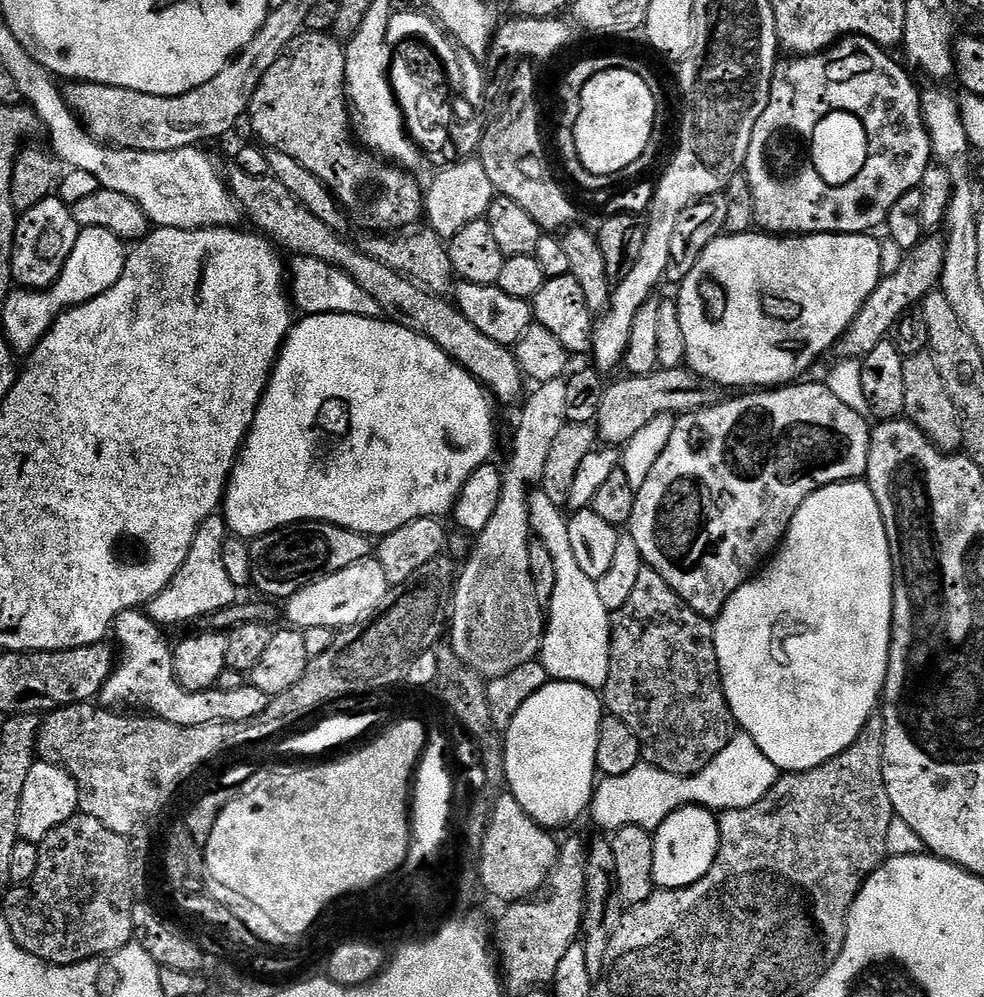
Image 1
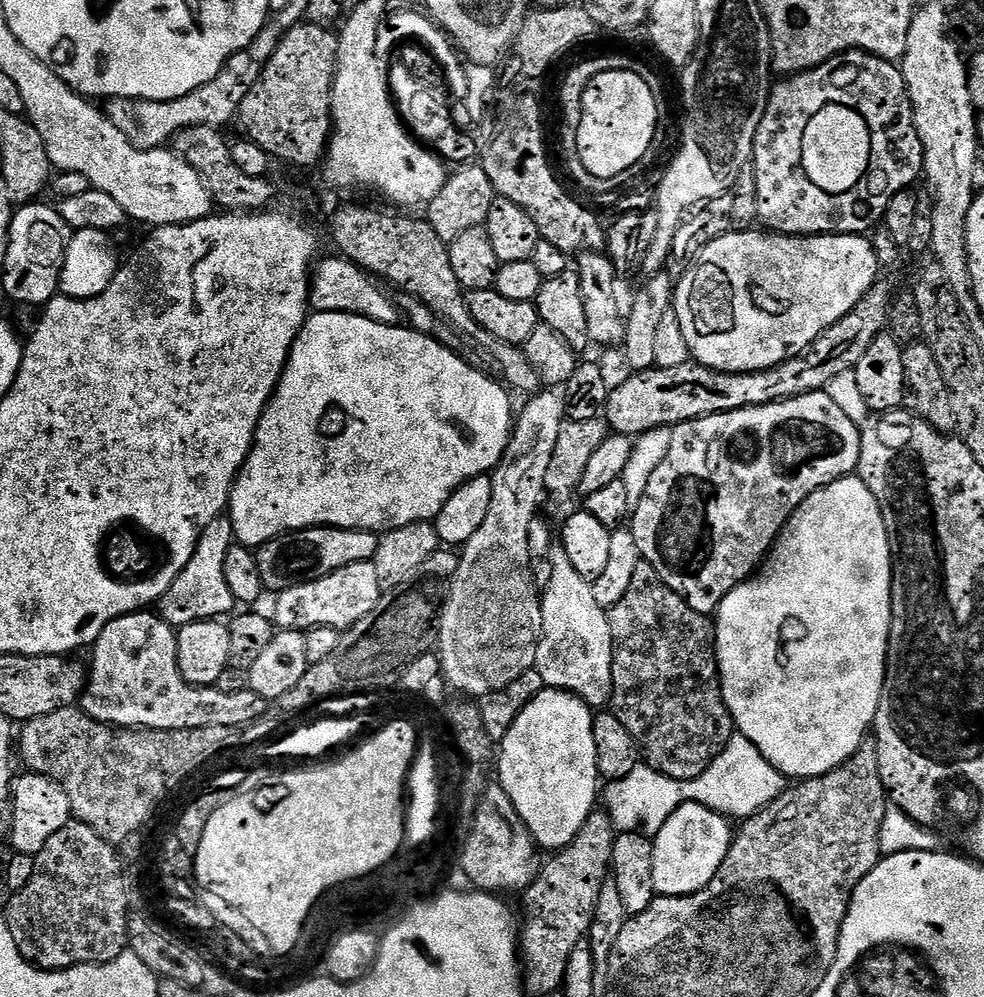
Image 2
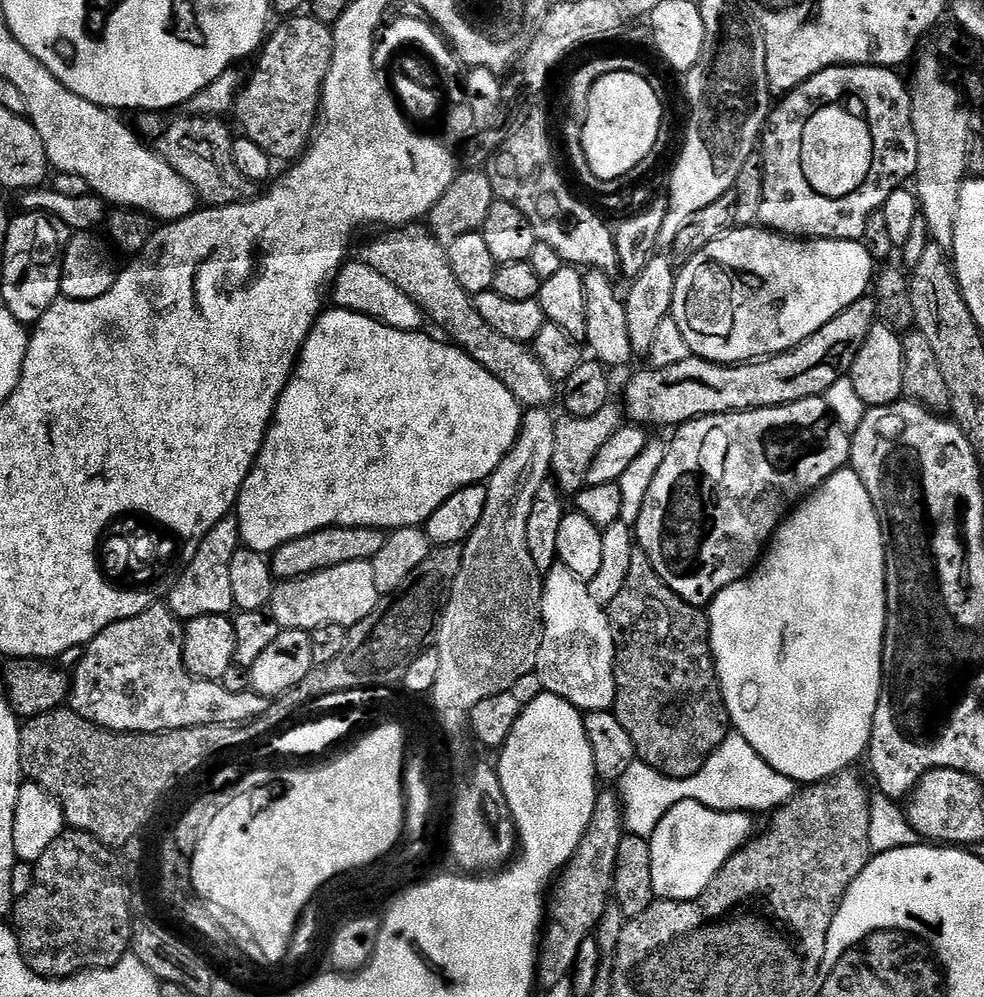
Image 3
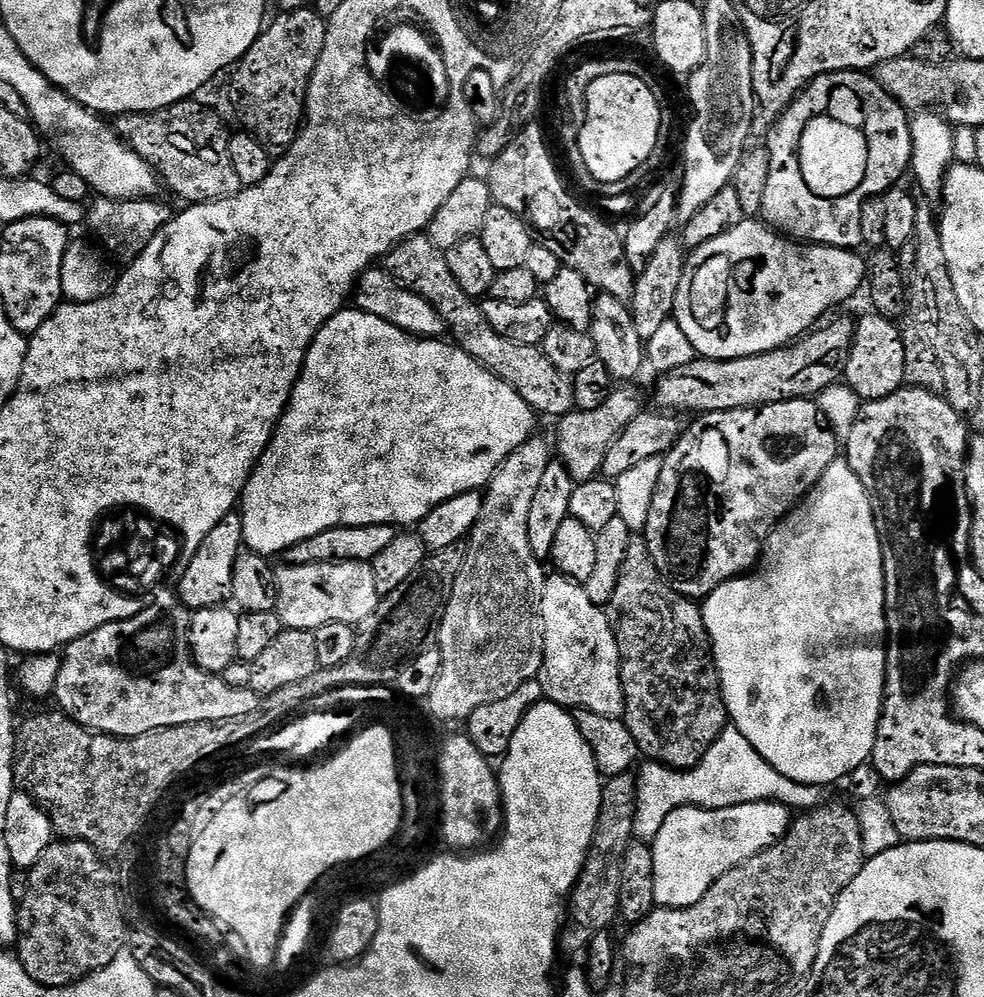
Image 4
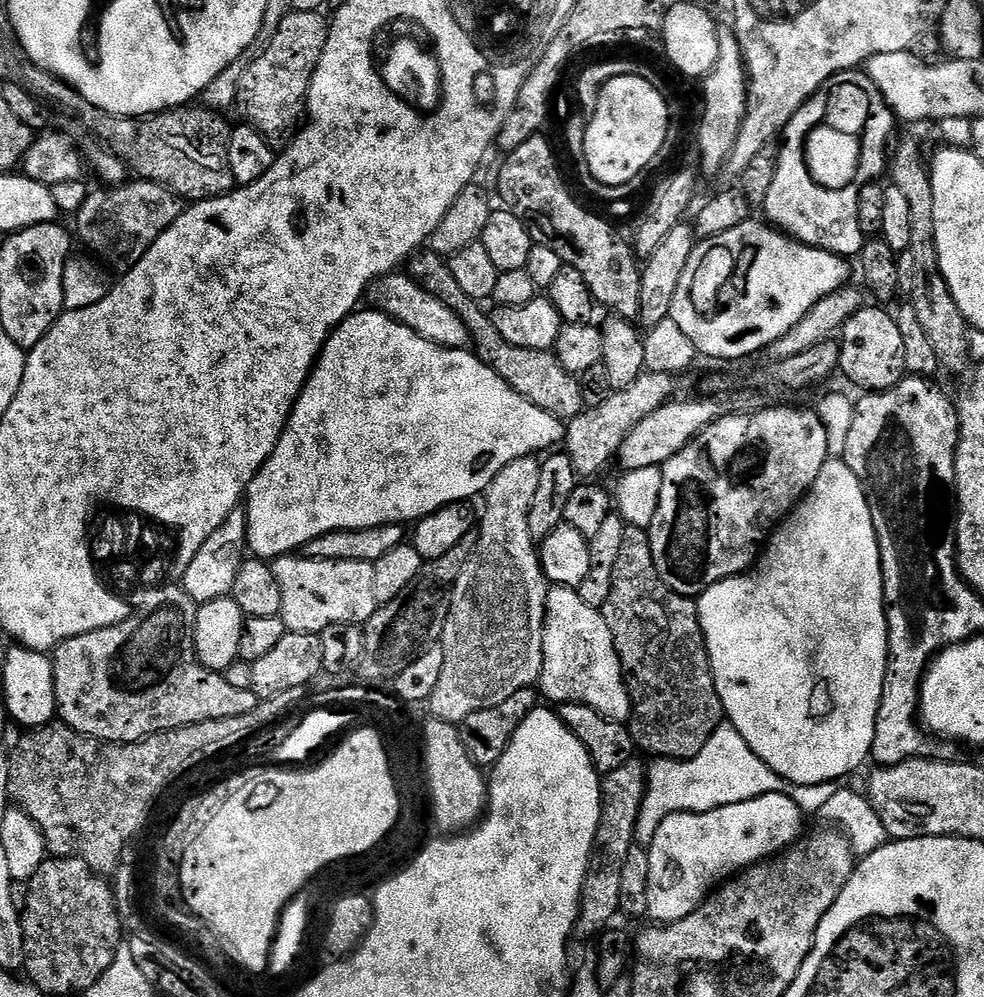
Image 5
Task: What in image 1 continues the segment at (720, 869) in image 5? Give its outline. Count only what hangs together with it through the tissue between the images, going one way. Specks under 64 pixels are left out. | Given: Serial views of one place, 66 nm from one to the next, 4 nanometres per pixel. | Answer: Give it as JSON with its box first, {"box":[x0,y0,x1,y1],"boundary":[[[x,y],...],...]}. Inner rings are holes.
{"box":[654,806,720,889],"boundary":[[[685,806],[671,812],[658,826],[654,842],[654,882],[657,889],[685,888],[702,878],[714,866],[720,845],[720,821],[709,809]]]}

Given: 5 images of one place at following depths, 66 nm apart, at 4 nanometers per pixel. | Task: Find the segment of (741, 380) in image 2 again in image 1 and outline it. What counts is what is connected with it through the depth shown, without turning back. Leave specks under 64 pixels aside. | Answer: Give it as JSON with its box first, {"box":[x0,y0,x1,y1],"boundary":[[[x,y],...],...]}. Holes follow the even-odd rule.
{"box":[594,234,944,446],"boundary":[[[928,234],[920,243],[904,253],[902,266],[894,274],[884,276],[880,285],[866,298],[864,308],[854,318],[854,322],[836,341],[834,356],[836,360],[860,360],[874,346],[885,343],[888,331],[902,318],[905,312],[913,311],[939,285],[942,266],[944,265],[944,240],[936,234]],[[687,366],[678,368],[666,368],[646,374],[645,376],[625,375],[624,380],[616,380],[609,383],[602,394],[601,406],[598,408],[594,427],[599,439],[608,446],[623,446],[646,426],[646,422],[658,418],[658,414],[683,414],[686,412],[697,412],[700,408],[709,408],[712,404],[719,404],[722,399],[722,392],[717,385],[708,380],[703,380],[698,373]]]}

